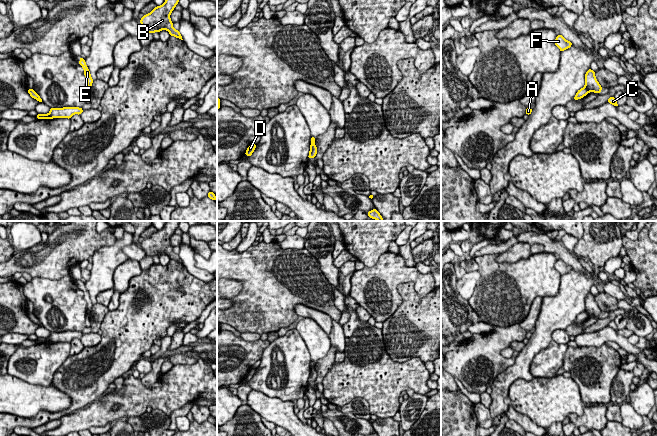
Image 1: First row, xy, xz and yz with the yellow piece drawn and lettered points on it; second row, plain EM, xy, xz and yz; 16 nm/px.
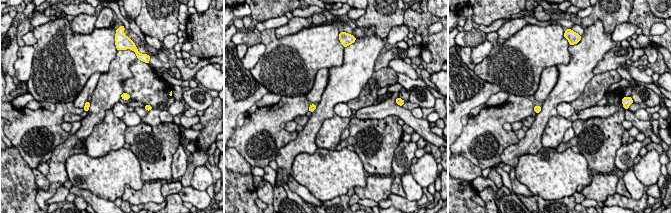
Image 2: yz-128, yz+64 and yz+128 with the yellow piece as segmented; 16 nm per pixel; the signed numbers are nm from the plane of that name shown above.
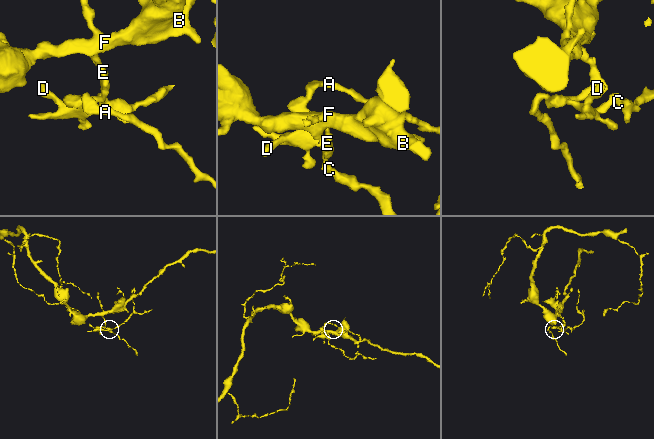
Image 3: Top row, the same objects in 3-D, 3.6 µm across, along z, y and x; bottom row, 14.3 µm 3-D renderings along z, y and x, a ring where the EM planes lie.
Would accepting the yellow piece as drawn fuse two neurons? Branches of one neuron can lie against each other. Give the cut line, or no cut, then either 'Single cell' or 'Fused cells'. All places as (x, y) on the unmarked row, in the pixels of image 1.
Split along yz (585, 310), (589, 315). Fused cells

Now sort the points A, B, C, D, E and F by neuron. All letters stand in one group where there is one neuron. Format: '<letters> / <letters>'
A C D / B E F

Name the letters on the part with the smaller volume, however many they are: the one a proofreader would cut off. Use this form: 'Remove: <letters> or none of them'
Remove: A, C, D

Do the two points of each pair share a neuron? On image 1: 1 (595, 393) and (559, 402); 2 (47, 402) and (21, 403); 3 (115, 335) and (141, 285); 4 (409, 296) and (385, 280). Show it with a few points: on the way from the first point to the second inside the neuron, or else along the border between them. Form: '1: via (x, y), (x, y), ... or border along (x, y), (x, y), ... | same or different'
1: border along (570, 377), (576, 383), (582, 401) | different
2: via (41, 402), (27, 402) | same
3: via (127, 323), (133, 317), (133, 297) | same
4: border along (413, 281), (398, 285), (401, 304), (394, 311) | different

